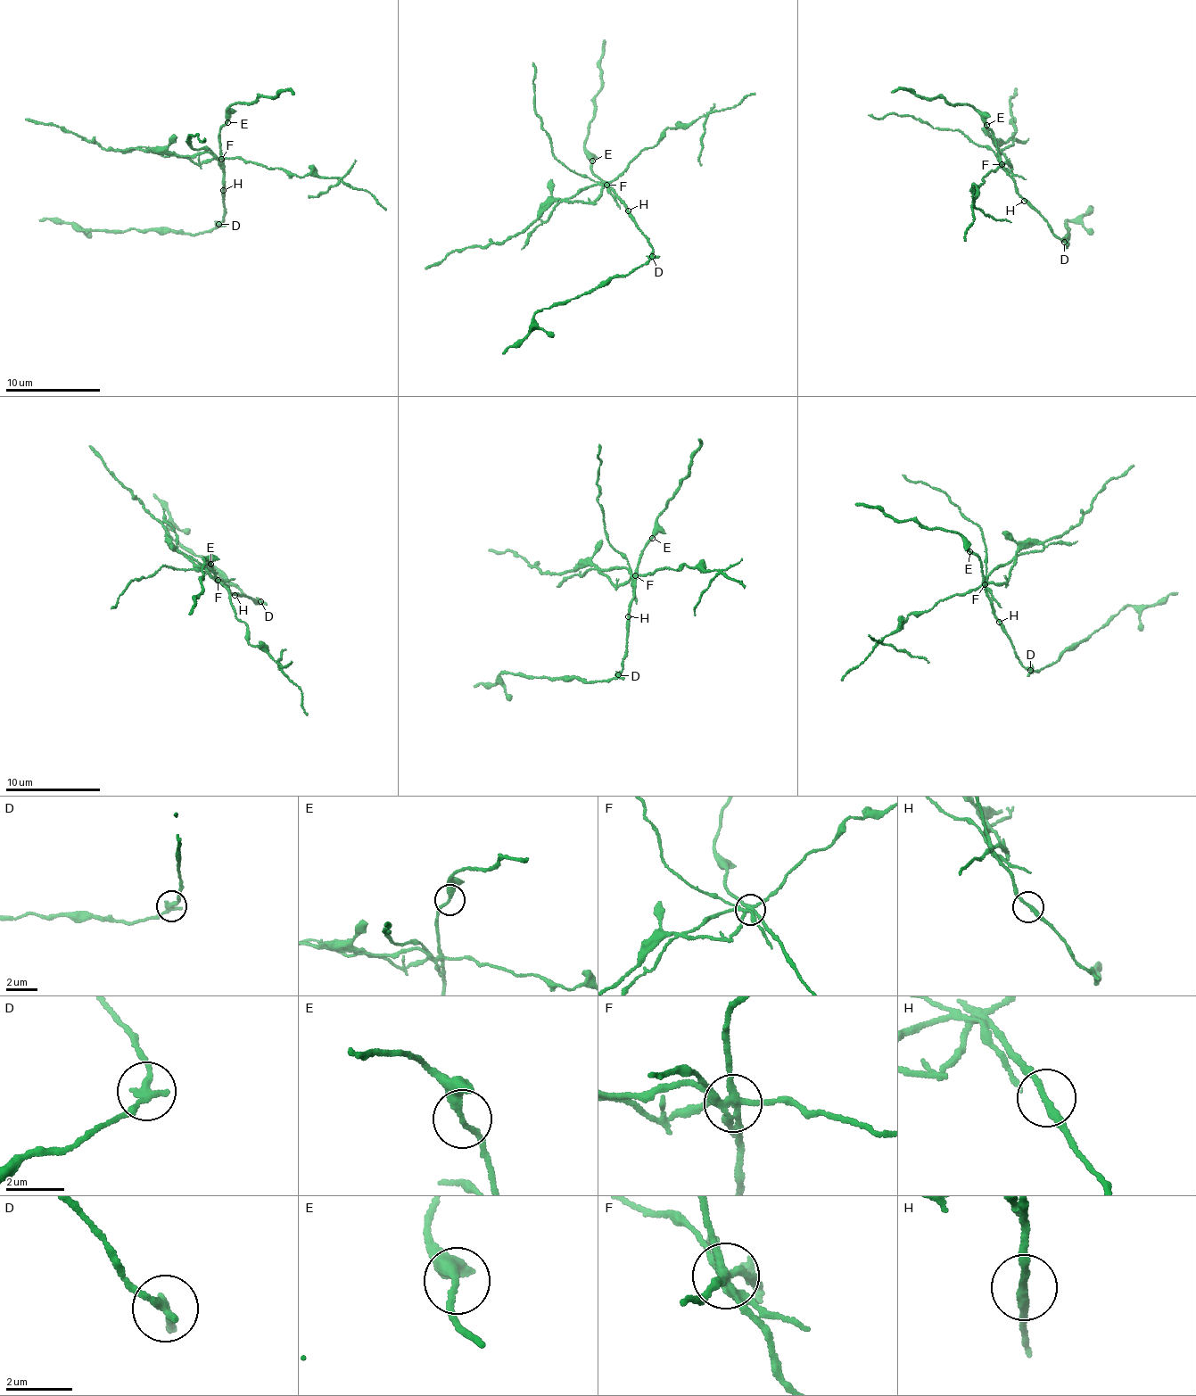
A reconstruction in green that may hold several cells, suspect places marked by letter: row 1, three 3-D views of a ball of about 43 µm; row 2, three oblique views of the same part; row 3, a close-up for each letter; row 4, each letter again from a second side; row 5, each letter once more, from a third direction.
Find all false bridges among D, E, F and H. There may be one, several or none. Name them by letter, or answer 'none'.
D, F

